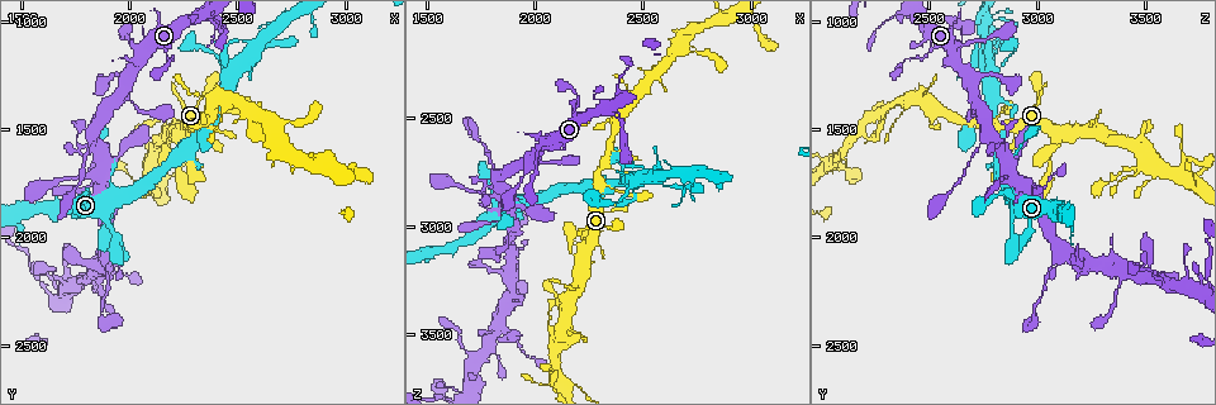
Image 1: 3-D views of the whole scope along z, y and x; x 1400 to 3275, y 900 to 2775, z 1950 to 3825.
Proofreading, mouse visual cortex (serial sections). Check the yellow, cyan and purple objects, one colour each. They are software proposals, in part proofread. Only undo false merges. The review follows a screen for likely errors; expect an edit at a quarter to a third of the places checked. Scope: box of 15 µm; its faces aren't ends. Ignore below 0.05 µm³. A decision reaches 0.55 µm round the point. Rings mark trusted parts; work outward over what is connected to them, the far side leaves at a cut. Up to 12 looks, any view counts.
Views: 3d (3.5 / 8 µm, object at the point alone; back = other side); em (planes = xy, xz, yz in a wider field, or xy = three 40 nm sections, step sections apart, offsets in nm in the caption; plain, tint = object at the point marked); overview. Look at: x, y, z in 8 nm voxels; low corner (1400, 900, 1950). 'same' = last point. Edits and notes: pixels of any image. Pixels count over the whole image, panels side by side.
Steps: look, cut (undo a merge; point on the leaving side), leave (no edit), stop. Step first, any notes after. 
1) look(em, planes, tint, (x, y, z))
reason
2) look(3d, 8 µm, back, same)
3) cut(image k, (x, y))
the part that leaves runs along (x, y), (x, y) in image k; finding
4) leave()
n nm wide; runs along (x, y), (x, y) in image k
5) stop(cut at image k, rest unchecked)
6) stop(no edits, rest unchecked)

look(3d, 3.5 µm, (2470, 1090, 2720))
narrows sharply

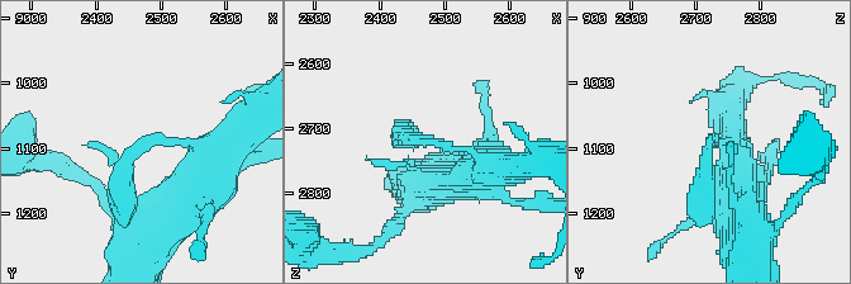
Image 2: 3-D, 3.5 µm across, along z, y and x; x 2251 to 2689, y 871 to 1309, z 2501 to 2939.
look(em, xy, step 5, plain, (2475, 1085, 2720))

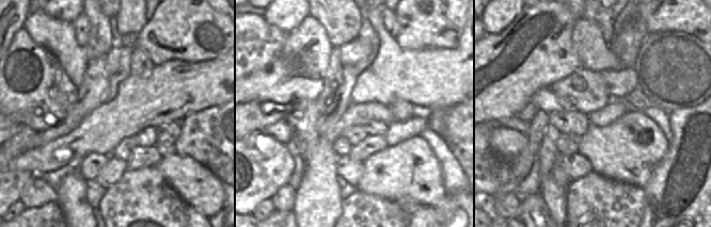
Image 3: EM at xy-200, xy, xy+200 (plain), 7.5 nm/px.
look(em, xy, step 5, tint, same)

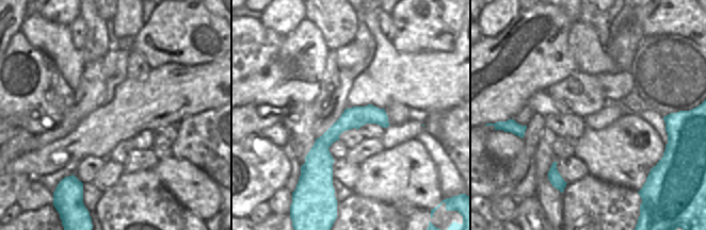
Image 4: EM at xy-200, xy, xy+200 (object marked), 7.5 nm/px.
leave()
runs along (381, 111), (323, 143), (326, 180) in image 4; all the same cell

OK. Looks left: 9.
look(3d, 3.5 µm, (1880, 1760, 2960))
four arms meet

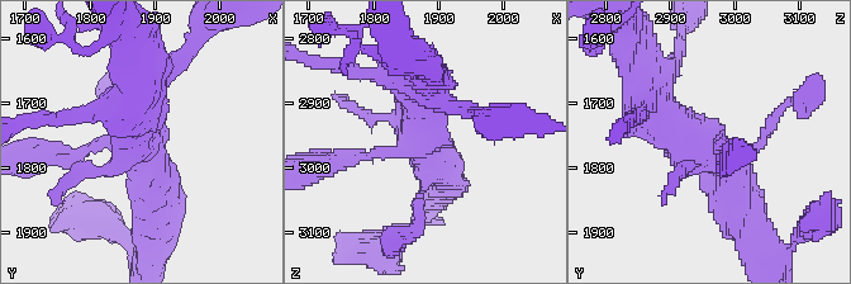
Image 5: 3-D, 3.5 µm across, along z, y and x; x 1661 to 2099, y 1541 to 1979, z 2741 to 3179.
look(em, xy, step 2, tint, (1875, 1765, 2960))

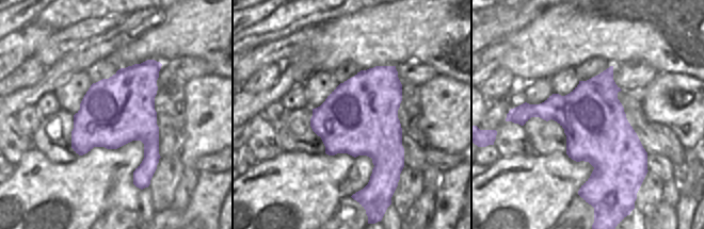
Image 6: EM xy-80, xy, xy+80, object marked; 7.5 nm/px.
look(em, planes, tint, same)

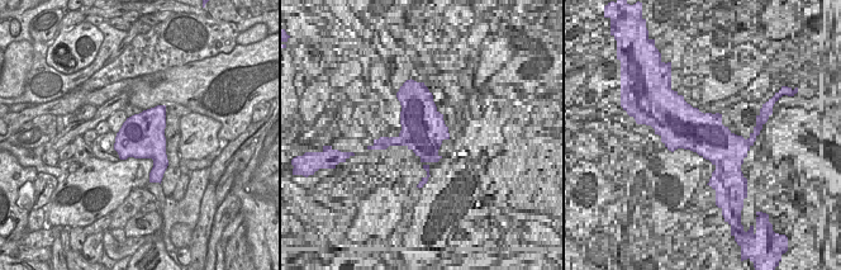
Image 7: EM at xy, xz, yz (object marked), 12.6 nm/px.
leave()
runs along (642, 95), (727, 165), (746, 216) in image 5; one cell here

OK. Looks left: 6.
look(3d, 3.5 µm, (2320, 1470, 2710))
sharp bend

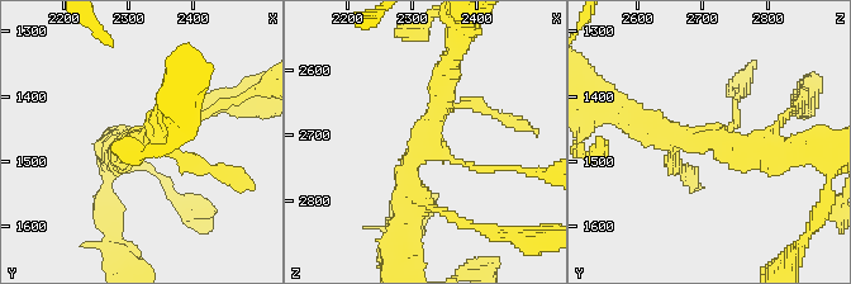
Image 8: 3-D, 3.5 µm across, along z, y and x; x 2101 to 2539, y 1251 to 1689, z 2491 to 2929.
look(em, planes, tint, (2315, 1470, 2725))
3 arms; arms of 150, 300, 300 nm

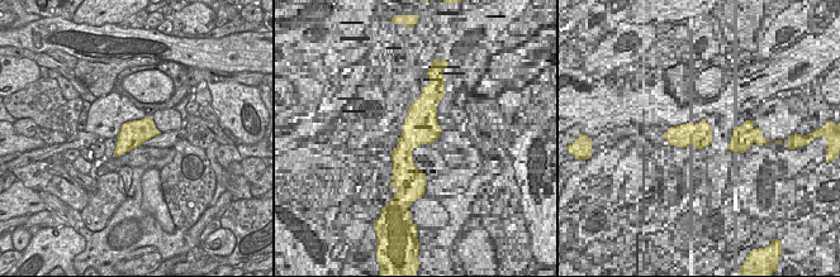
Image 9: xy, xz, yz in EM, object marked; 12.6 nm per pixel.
leave()
runs along (403, 227), (445, 75) in image 8; all the same cell

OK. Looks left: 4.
look(3d, 3.5 µm, (1890, 2060, 3110))
arms part here

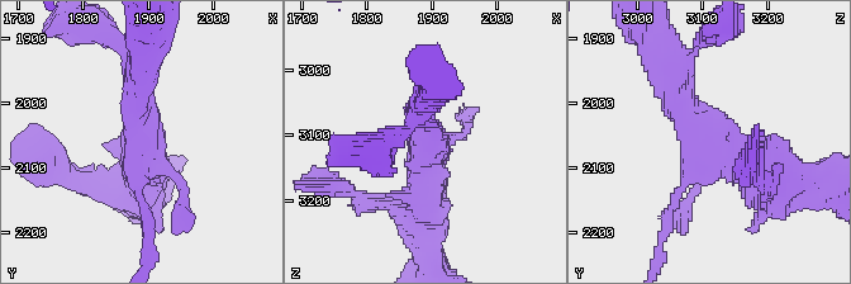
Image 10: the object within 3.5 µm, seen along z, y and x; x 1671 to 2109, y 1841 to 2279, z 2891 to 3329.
look(em, xy, step 1, tint, (1890, 2070, 3110))

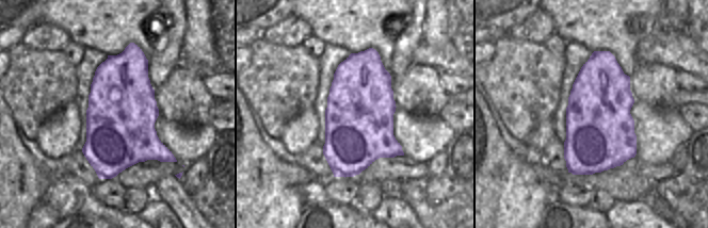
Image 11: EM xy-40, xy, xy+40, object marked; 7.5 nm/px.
look(em, xy, step 2, tint, same)

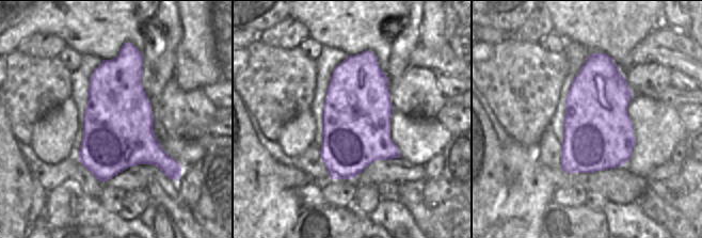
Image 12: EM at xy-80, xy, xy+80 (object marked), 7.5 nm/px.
leave()
500 nm wide; runs along (671, 72), (719, 157), (781, 181) in image 10; continuous, no second cell

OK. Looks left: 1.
stop(no edits, rest unchecked)

